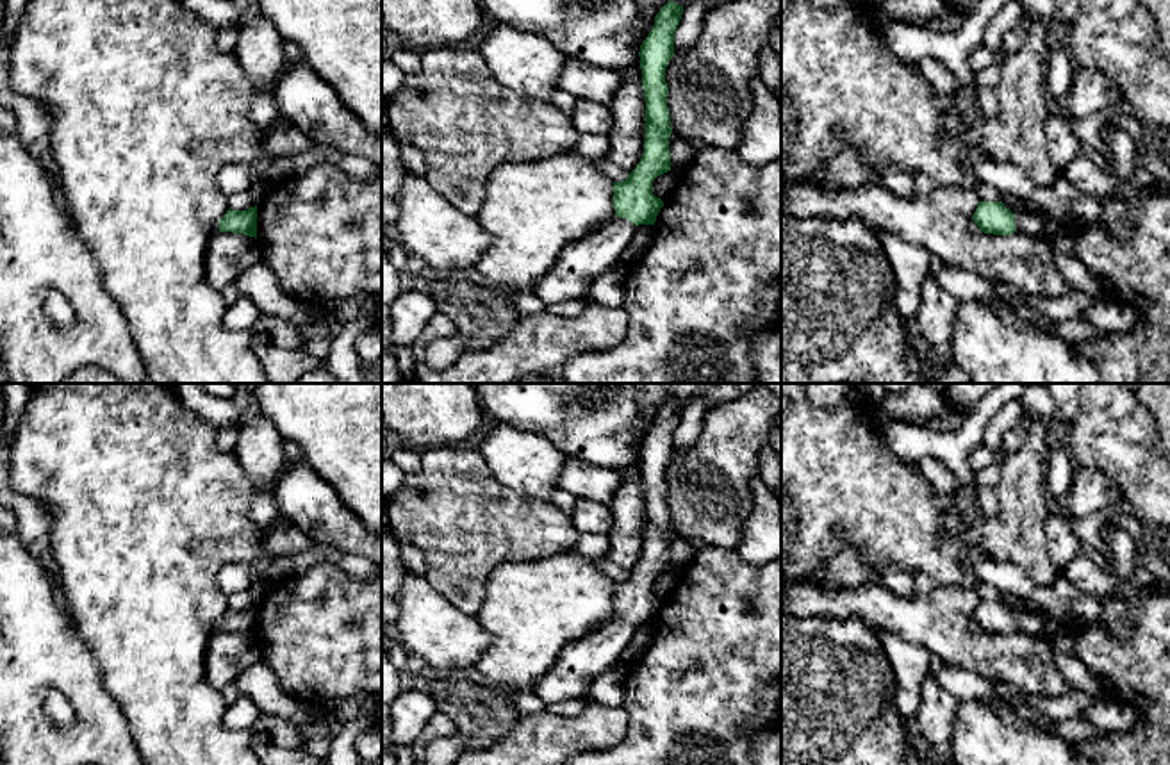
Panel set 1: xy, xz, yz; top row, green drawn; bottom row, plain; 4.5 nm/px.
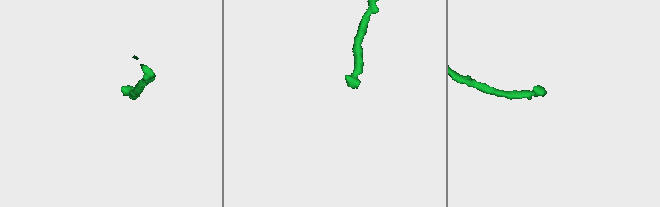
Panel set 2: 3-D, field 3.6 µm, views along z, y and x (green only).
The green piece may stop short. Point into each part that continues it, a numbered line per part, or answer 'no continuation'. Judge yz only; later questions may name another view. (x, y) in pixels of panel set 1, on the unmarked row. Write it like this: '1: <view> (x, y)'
1: yz (1033, 623)

